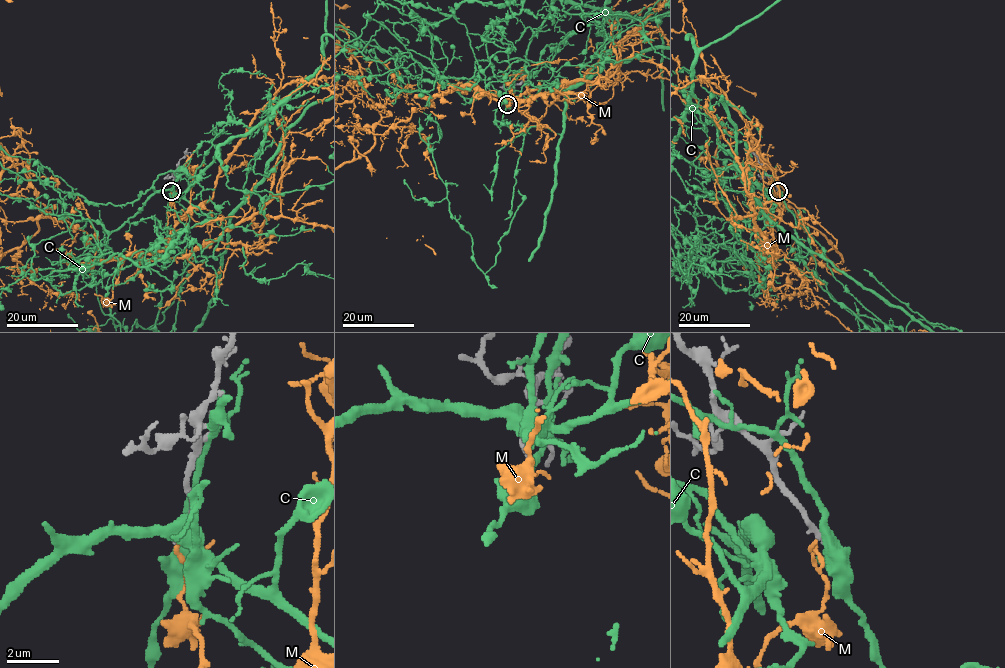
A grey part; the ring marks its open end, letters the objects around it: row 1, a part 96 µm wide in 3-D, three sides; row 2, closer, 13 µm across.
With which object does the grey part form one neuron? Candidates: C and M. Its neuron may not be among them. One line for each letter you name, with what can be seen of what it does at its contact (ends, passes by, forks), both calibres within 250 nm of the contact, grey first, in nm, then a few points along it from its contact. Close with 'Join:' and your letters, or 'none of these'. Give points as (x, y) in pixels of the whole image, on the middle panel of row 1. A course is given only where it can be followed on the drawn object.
Join: none of these

